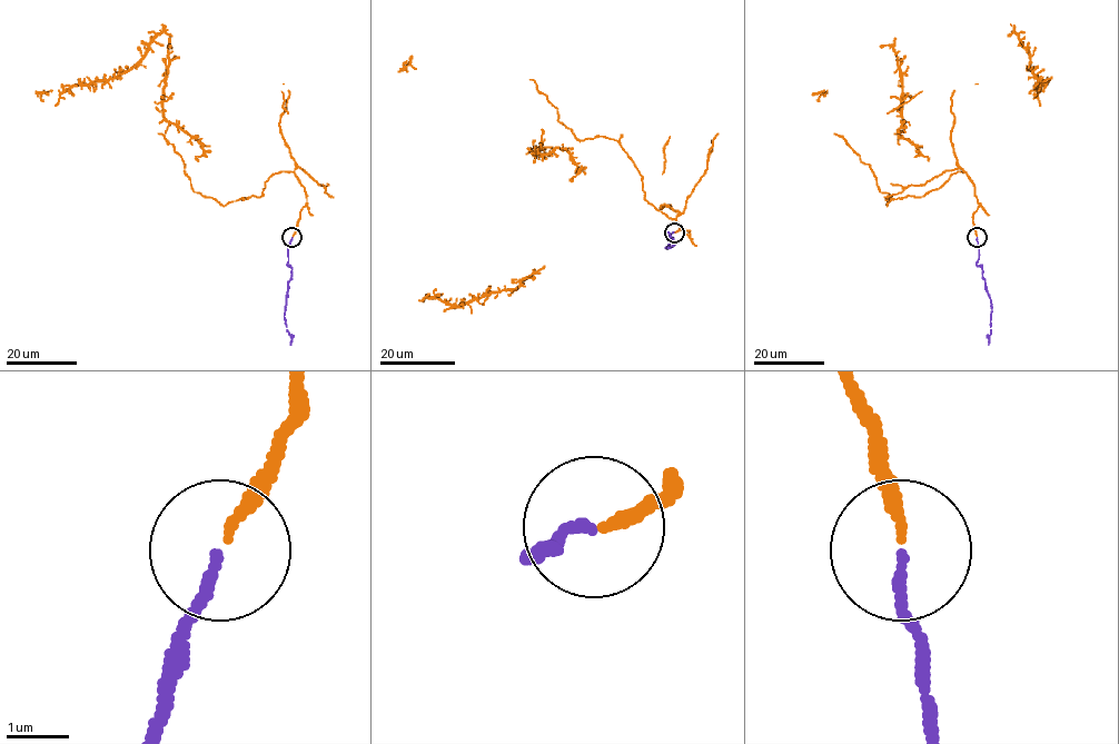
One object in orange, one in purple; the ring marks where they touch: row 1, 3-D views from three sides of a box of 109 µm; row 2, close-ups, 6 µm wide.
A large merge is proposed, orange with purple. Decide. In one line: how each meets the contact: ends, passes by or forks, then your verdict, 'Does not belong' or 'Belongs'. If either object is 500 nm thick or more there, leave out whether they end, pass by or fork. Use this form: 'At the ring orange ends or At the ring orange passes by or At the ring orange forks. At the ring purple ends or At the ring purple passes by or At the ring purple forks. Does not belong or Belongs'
At the ring orange ends. At the ring purple ends. Belongs

